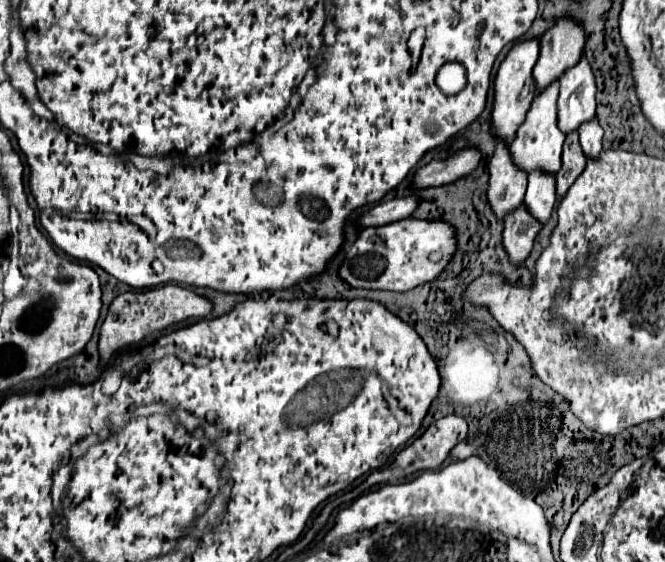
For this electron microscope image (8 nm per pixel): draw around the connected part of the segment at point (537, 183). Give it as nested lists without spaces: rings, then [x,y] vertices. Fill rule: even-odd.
[[[533,171],[529,175],[529,187],[525,193],[527,211],[545,225],[551,219],[551,211],[555,205],[555,177],[549,173]]]

